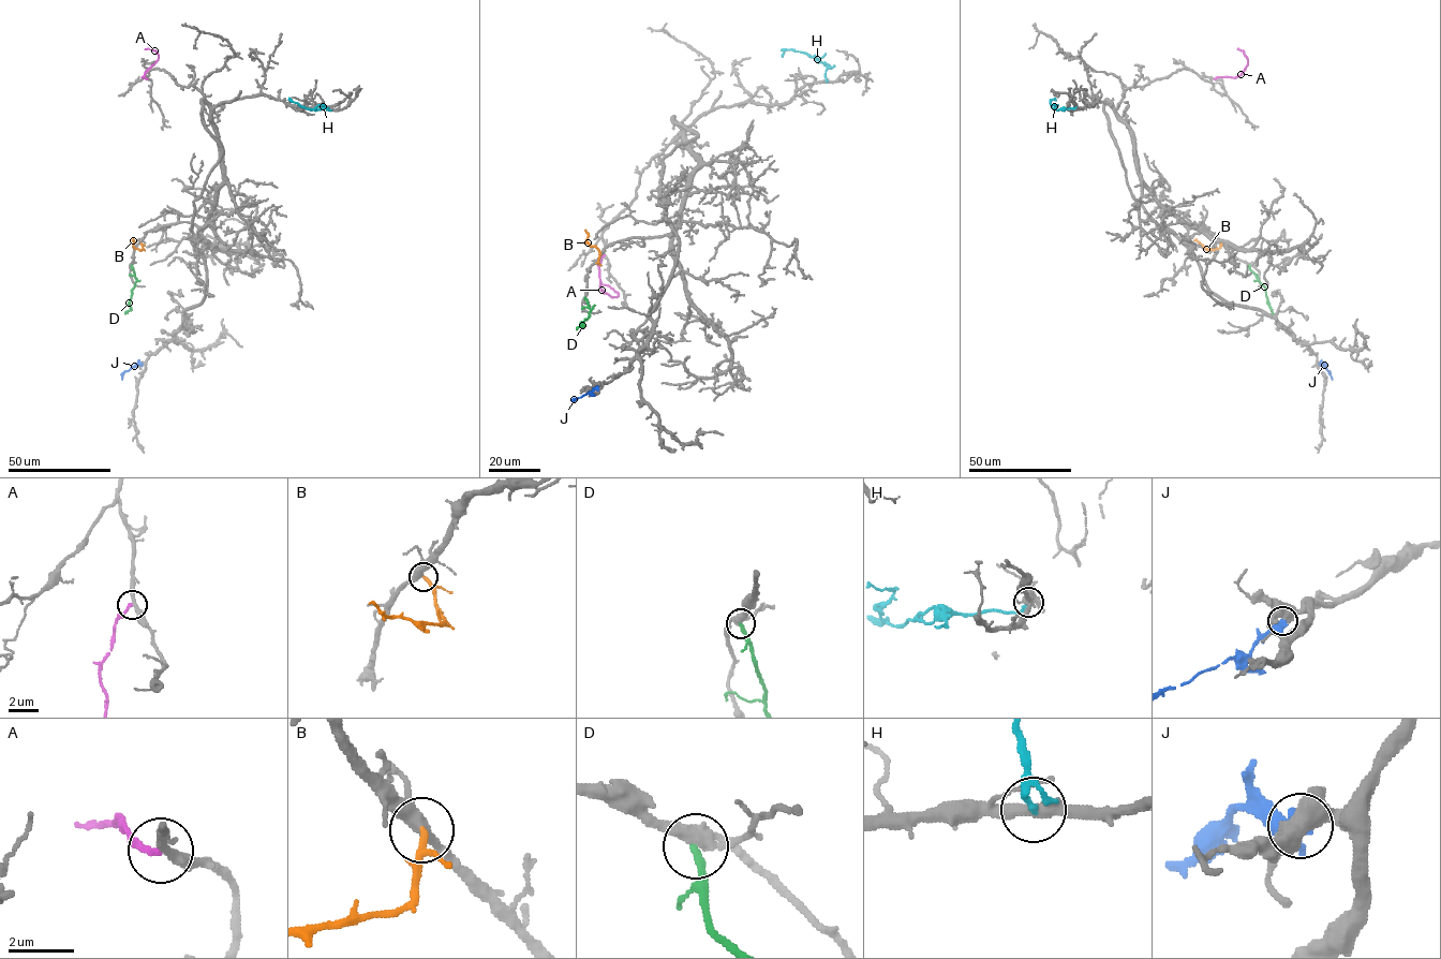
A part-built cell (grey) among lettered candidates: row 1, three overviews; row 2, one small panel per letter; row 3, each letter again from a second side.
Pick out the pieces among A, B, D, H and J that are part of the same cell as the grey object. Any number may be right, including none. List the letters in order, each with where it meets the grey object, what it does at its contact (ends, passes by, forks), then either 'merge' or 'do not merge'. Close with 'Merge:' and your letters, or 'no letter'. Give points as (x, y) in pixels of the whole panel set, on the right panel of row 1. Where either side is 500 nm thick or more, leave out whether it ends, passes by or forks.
A: contact (1214, 78); it ends; do not merge
B: contact (1220, 242); it passes by; merge
D: contact (1249, 265); it ends; merge
H: contact (1075, 106); it ends; do not merge
J: contact (1319, 364); it passes by; do not merge
Merge: B, D

